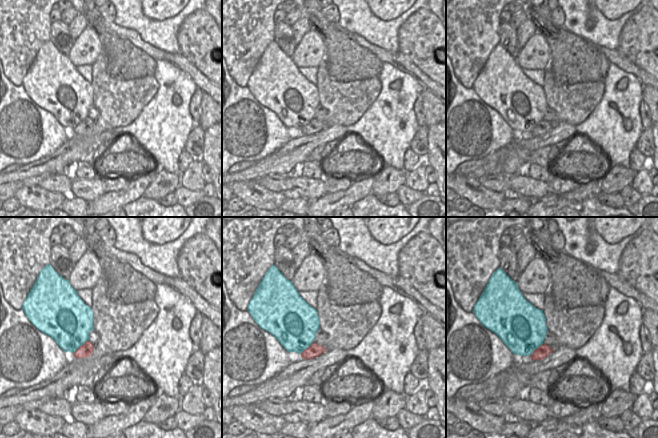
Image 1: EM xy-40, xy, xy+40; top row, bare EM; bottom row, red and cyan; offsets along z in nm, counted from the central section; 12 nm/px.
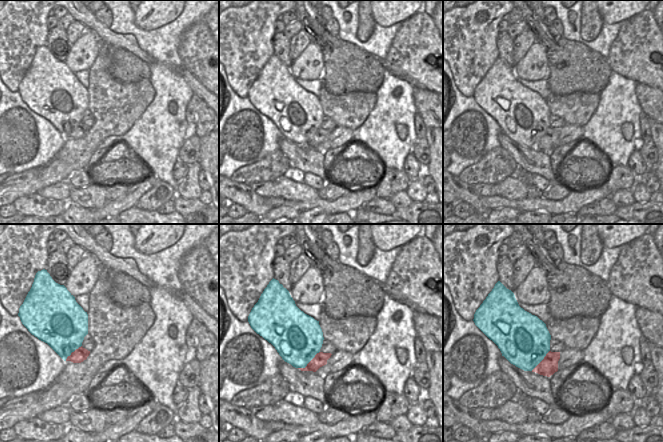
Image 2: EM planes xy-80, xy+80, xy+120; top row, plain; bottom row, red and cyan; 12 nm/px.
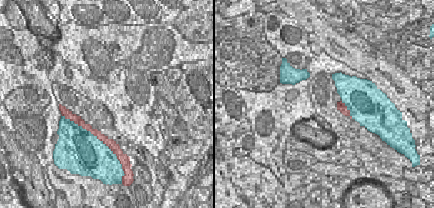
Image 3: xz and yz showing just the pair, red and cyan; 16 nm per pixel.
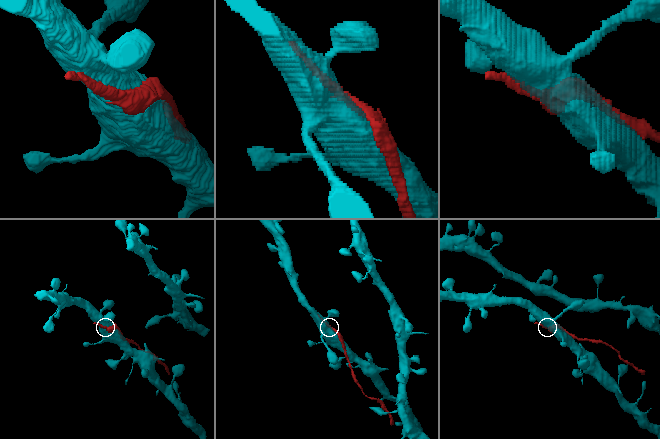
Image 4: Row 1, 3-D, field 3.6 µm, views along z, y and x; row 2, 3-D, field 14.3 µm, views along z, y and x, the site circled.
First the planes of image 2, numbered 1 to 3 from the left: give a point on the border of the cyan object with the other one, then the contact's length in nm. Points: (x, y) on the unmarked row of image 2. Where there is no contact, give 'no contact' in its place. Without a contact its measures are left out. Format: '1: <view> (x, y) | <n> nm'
1: xy-80 (72, 128) | 280 nm
2: xy+80 (309, 138) | 340 nm
3: xy+120 (542, 136) | 340 nm

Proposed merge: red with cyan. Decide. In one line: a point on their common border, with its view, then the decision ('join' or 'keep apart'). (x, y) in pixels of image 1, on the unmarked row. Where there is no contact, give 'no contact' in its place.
meets red in xy-40 at (80, 122); keep apart

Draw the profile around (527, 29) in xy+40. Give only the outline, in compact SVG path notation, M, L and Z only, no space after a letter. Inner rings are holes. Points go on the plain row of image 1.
M530 19L524 21L516 30L518 45L521 49L524 47L529 38L537 33L534 23Z

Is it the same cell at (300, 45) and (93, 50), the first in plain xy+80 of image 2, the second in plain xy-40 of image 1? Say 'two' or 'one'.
two

